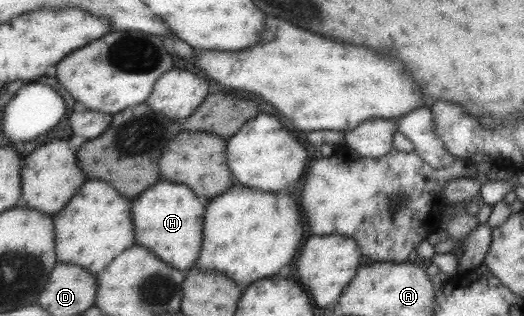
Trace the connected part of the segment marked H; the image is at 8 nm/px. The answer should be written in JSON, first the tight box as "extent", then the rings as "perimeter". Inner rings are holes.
{"extent":[132,178,207,271],"perimeter":[[[162,178],[132,199],[132,218],[136,244],[150,248],[160,260],[171,264],[181,271],[194,268],[196,259],[200,258],[203,222],[206,215],[207,197],[196,196],[186,184],[178,184]]]}

